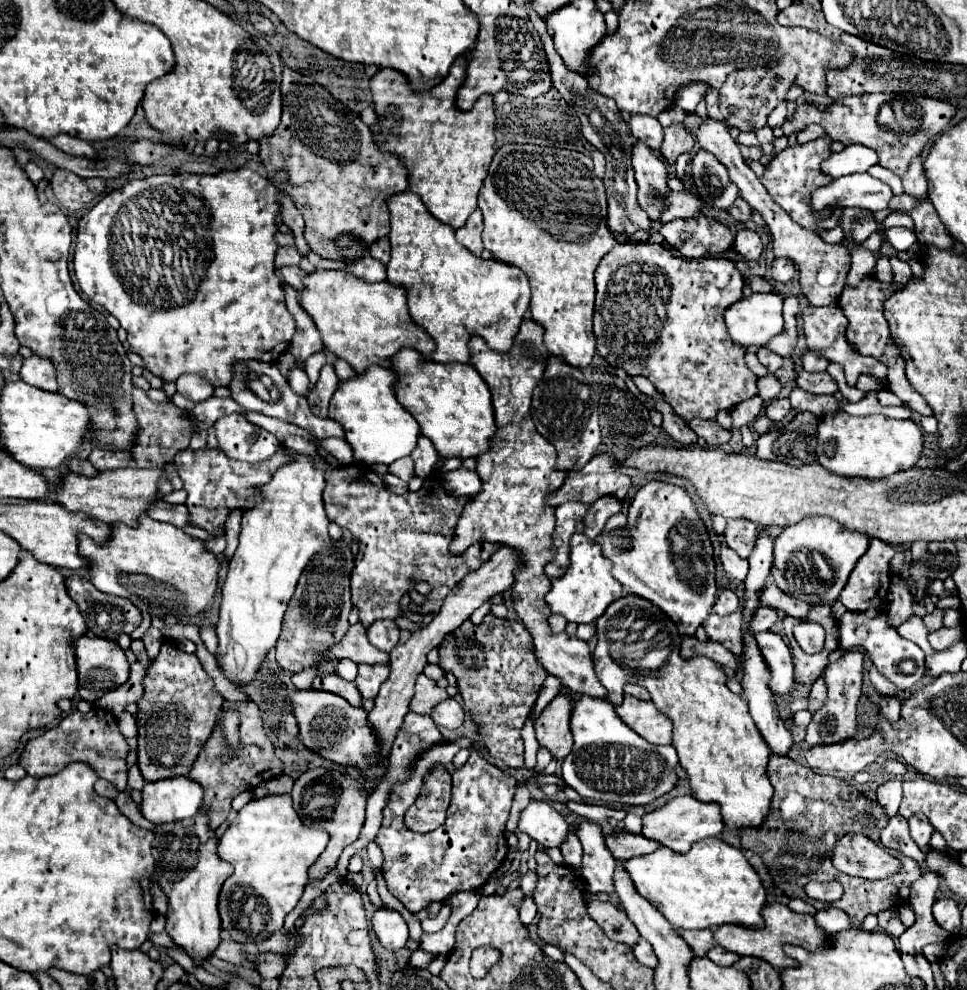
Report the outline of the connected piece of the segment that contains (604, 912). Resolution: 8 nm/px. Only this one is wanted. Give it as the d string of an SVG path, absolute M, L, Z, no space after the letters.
M590 893L589 904L587 904L589 915L601 925L601 929L609 939L633 947L641 939L637 927L629 921L623 909L615 907L613 903L603 903L597 896L595 893Z

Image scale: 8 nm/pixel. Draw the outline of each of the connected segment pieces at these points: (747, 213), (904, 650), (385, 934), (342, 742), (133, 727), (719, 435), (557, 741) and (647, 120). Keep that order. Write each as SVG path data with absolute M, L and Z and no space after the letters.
M739 197L739 199L733 203L733 207L729 209L729 215L733 215L733 219L737 219L737 221L741 221L741 223L747 223L747 221L751 219L751 207Z
M845 613L839 621L839 643L846 649L851 650L852 647L863 647L869 655L869 659L873 661L873 665L877 667L877 671L889 679L899 691L907 691L913 685L917 685L923 675L925 675L925 653L921 651L919 645L915 645L913 641L901 637L889 623L885 613L877 615L875 619L867 619L863 613Z
M379 909L371 917L371 925L385 949L397 951L407 945L409 927L407 927L407 921L401 917L401 913L391 909Z
M307 689L293 695L293 715L299 721L299 737L305 747L317 751L325 759L331 759L339 765L365 767L365 763L375 761L377 743L373 743L373 731L367 721L363 707L351 707L339 695Z
M123 711L121 715L119 715L119 729L121 729L121 733L129 739L129 737L135 737L137 735L137 721L135 721L135 717L131 715L131 713L127 713L127 711Z
M691 419L689 425L699 437L703 437L707 441L709 447L719 447L721 444L728 443L732 436L732 431L723 429L715 419L709 419L709 421Z
M567 693L557 695L535 721L535 733L539 745L547 747L555 759L563 759L571 753L573 733L571 733L571 713L573 697Z
M633 115L629 121L629 127L633 131L633 135L643 141L649 143L649 147L653 151L657 151L663 143L663 127L657 119L649 117L649 115Z

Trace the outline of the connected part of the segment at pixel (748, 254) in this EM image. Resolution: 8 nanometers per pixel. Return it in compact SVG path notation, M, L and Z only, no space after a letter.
M741 229L735 235L733 249L737 253L741 253L747 261L755 261L763 253L763 241L761 241L759 233L755 233L753 229Z

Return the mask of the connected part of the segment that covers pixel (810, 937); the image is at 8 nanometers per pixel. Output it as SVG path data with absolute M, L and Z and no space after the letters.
M769 903L769 905L765 905L761 915L765 919L765 929L763 931L747 929L747 927L741 927L741 925L721 925L715 931L715 941L721 947L725 947L729 951L735 951L741 957L743 955L759 957L759 959L771 963L777 971L783 971L783 969L789 969L789 967L797 967L797 961L783 953L783 945L787 945L787 943L799 945L799 947L803 947L809 953L827 953L833 947L831 941L829 941L829 935L815 923L813 915L795 913L783 903Z

